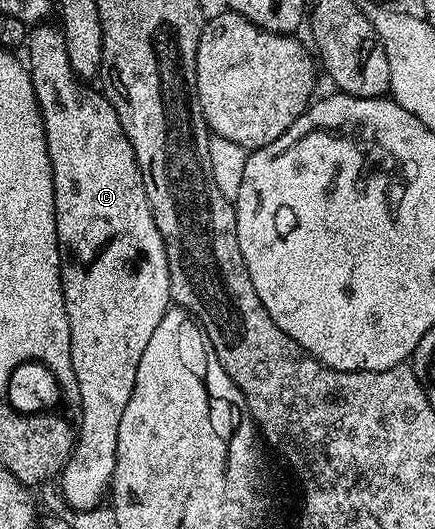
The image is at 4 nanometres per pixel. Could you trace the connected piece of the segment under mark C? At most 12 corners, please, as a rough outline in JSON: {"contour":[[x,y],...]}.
{"contour":[[53,22],[28,66],[54,178],[82,424],[65,506],[103,506],[172,305],[116,109]]}

